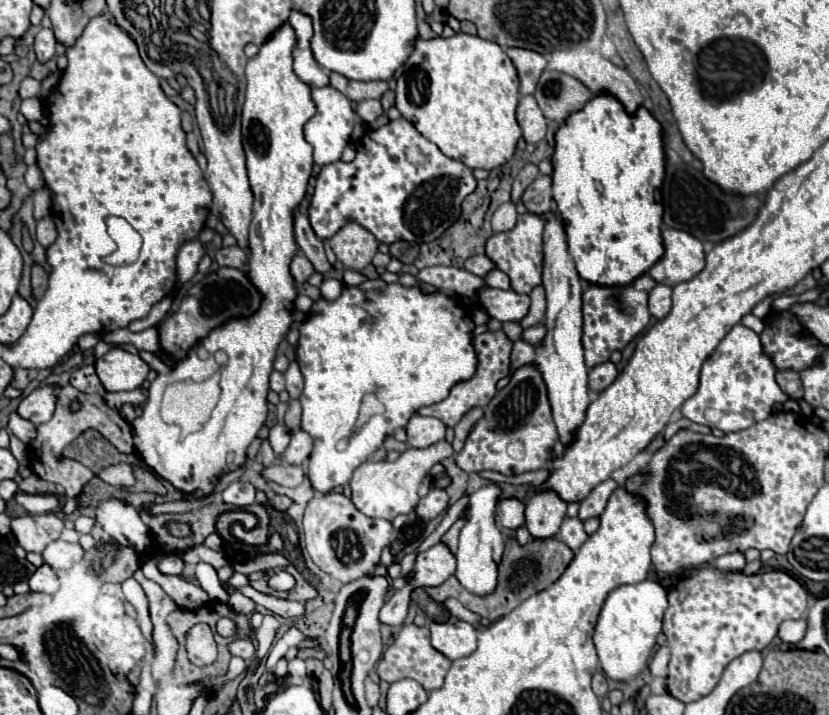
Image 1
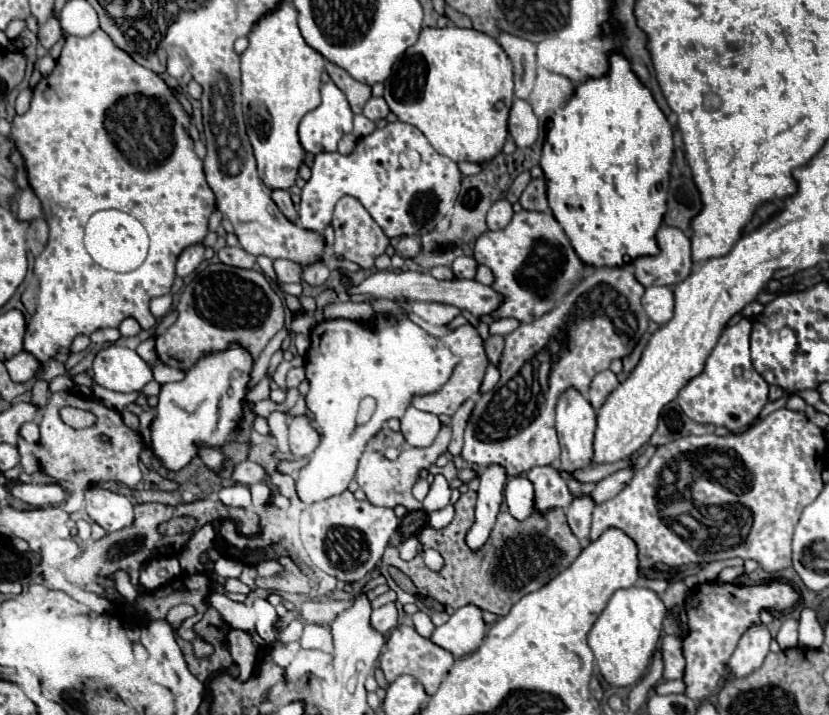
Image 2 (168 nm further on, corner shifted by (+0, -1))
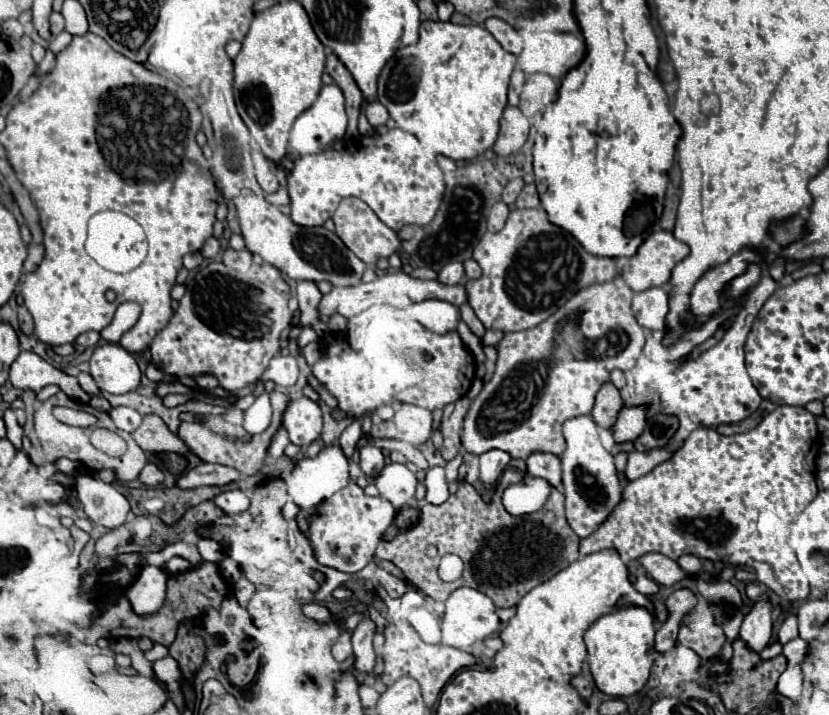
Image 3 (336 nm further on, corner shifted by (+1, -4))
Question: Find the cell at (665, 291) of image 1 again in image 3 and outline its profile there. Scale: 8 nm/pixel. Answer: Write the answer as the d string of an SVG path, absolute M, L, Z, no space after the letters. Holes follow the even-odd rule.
M649 288L637 292L631 302L637 322L649 330L665 330L665 316L669 312L669 296L663 288Z

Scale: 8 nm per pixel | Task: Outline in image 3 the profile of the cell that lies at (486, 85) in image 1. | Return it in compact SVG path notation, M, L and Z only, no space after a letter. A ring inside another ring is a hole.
M425 20L421 22L421 30L419 30L421 38L417 44L405 46L401 50L397 50L397 54L385 64L385 68L381 70L381 78L379 78L379 90L377 90L377 100L389 110L389 116L395 120L395 124L405 130L411 132L423 148L433 150L435 154L443 154L451 160L471 160L479 154L483 154L485 150L489 150L493 146L493 142L497 140L499 134L499 118L507 106L507 88L509 88L509 76L513 72L515 66L515 54L507 52L481 24L469 24L469 26L461 26L461 24L453 24L453 22L441 22L441 20Z

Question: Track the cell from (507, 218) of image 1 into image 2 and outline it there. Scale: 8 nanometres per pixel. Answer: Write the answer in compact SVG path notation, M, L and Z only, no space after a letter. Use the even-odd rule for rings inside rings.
M506 199L496 201L496 203L490 207L490 211L488 211L488 229L490 229L490 231L504 229L504 227L510 223L512 215L514 215L512 205L510 205Z

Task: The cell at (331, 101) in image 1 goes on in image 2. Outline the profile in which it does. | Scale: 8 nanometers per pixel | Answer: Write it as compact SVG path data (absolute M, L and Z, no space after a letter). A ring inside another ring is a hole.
M328 81L322 85L322 103L300 121L300 143L304 151L314 155L336 151L342 135L350 131L352 123L348 99L332 81Z

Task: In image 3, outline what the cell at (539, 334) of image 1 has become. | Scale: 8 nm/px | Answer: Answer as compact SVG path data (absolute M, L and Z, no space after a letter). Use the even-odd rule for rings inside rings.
M621 276L611 282L589 286L577 292L571 300L561 306L555 314L547 320L537 324L535 328L505 334L499 342L497 350L497 366L493 378L483 386L479 396L473 400L469 414L465 418L465 432L463 432L463 448L473 454L483 454L491 448L501 448L509 452L513 458L525 460L531 452L551 452L561 456L565 450L565 438L561 426L565 420L575 416L589 416L593 410L597 390L609 382L609 374L613 368L627 372L635 366L643 344L643 328L637 324L631 312L631 298L633 290L625 284ZM579 332L591 340L593 348L579 348Z

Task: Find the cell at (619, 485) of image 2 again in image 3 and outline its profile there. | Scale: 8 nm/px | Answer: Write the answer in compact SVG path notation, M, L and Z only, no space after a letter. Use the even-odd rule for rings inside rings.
M669 442L663 448L651 448L647 452L631 452L629 460L627 460L627 468L625 468L629 480L645 476L649 470L653 470L661 462L669 460L673 456L673 450L679 450L679 448L681 448L681 444Z

